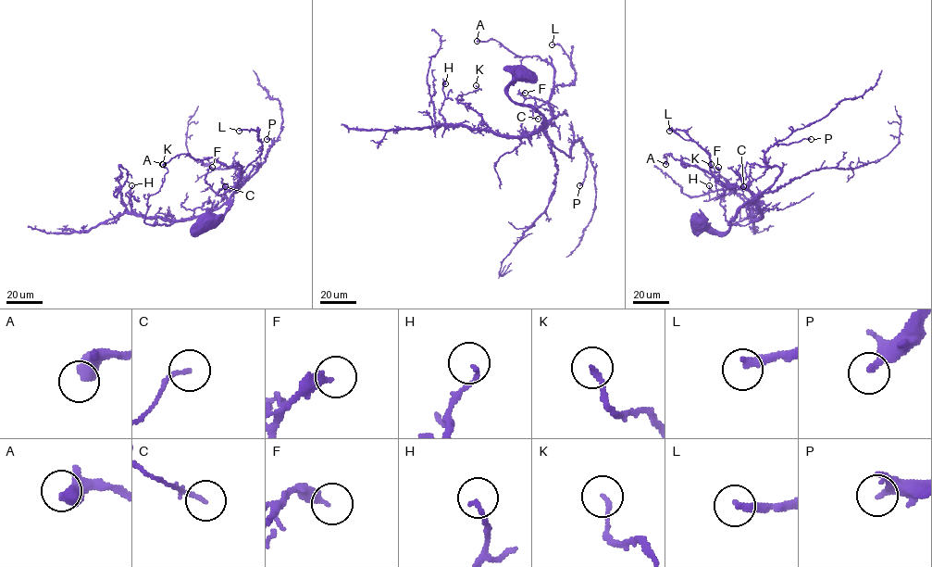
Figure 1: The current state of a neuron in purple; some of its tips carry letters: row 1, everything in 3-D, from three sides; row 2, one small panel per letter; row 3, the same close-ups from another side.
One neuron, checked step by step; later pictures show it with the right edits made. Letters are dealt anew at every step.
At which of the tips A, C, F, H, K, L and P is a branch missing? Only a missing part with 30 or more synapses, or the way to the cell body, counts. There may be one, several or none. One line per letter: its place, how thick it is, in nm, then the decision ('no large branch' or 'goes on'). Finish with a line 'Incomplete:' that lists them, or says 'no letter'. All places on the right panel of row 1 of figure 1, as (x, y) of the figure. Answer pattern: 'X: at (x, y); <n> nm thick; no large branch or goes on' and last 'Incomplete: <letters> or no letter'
A: at (665, 164); 500 nm thick; no large branch
C: at (743, 186); 150 nm thick; no large branch
F: at (718, 167); 360 nm thick; no large branch
H: at (709, 185); 140 nm thick; no large branch
K: at (711, 164); 150 nm thick; no large branch
L: at (669, 131); 300 nm thick; no large branch
P: at (811, 139); 320 nm thick; no large branch
Incomplete: no letter

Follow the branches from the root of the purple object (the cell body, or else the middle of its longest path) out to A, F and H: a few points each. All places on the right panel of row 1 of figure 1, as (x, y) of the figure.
A: (698, 220), (725, 232), (752, 195), (683, 166), (682, 157), (664, 154), (665, 164)
F: (698, 220), (698, 225), (725, 232), (737, 213), (752, 197), (739, 187), (727, 187), (723, 195), (718, 167)
H: (698, 220), (725, 232), (746, 205), (754, 204), (762, 216), (751, 218), (735, 193), (710, 199), (709, 185)

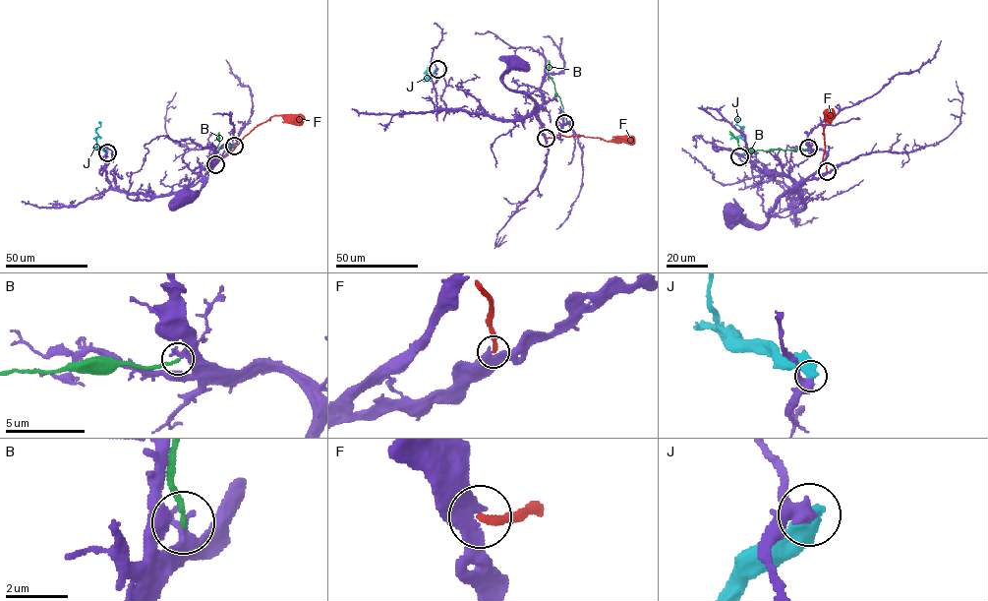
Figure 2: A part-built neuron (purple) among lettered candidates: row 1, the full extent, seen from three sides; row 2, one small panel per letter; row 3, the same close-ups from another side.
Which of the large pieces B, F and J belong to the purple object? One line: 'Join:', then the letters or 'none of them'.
Join: none of them

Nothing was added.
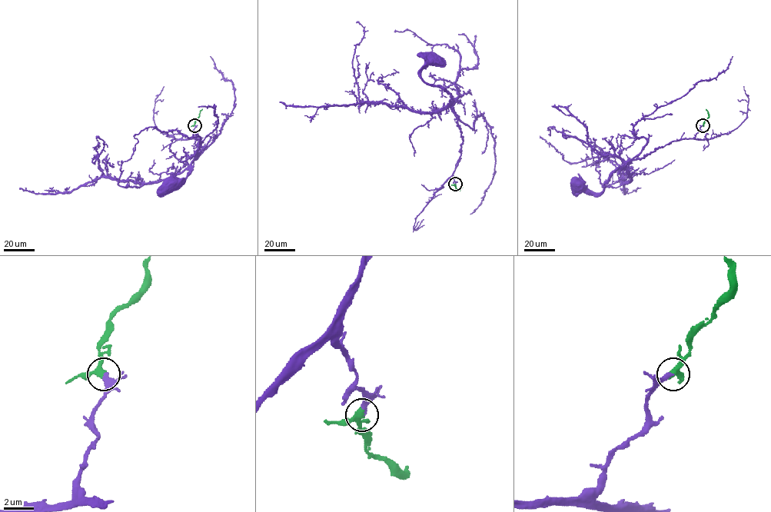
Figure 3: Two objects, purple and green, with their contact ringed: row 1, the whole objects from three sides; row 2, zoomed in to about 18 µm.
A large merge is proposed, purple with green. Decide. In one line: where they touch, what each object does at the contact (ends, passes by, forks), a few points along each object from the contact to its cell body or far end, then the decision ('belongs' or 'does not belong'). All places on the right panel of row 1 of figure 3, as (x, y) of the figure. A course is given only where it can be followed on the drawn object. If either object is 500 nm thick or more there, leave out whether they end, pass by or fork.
place (702, 125); purple ends; green passes by; course purple (702, 125), (692, 138), (670, 142), (624, 163), (599, 193), (576, 187), (576, 182); course green (702, 125), (708, 117), (706, 109); belongs

